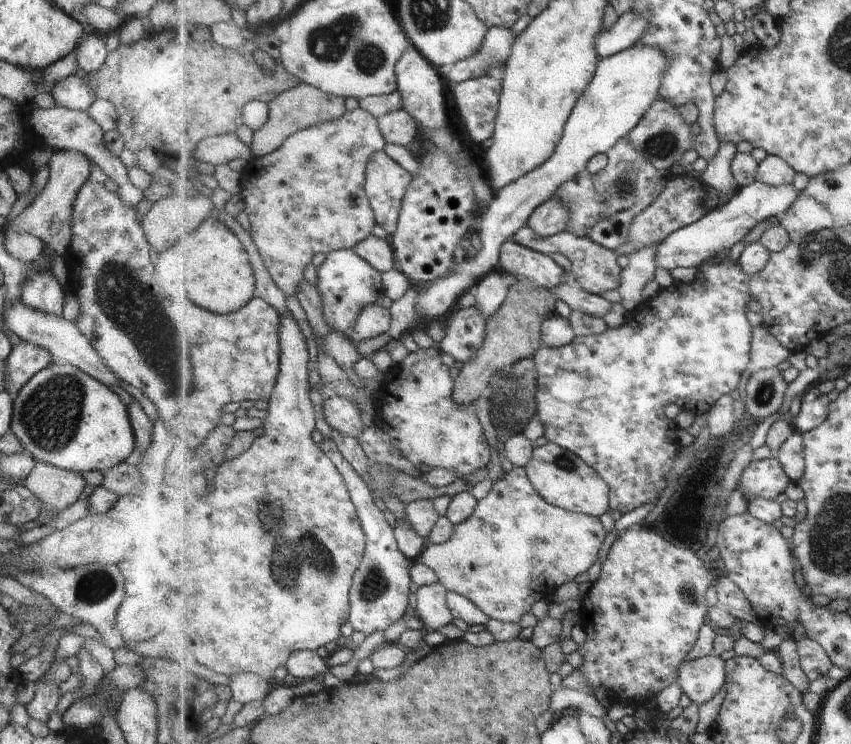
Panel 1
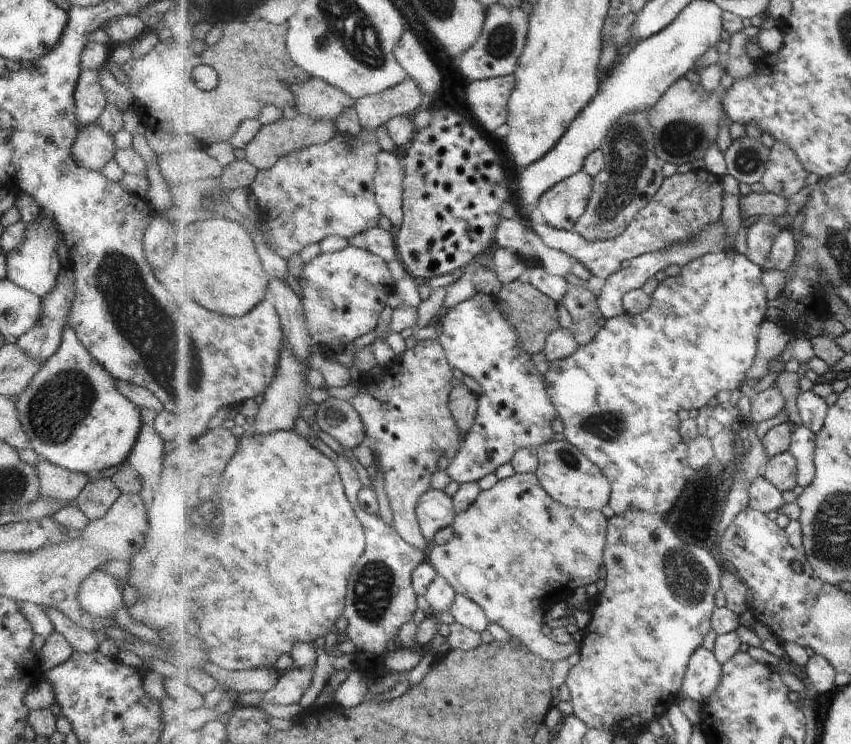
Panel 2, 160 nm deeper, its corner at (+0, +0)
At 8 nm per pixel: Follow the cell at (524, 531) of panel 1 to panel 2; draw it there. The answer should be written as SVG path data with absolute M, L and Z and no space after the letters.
M516 473L512 477L498 480L490 489L481 491L478 499L471 504L471 506L456 515L452 527L454 528L453 538L444 545L433 544L427 550L427 560L433 563L437 572L441 573L455 588L457 594L461 593L474 600L488 616L489 622L494 622L506 630L514 640L523 643L529 650L533 651L533 654L539 655L546 661L556 663L557 661L569 658L573 652L579 652L581 646L576 646L574 642L571 644L558 643L551 636L545 635L545 632L541 630L543 628L543 614L547 612L545 608L537 608L537 582L539 580L545 580L549 584L553 584L557 590L553 590L551 594L557 594L557 592L565 592L565 590L577 590L577 588L586 587L592 590L592 586L601 578L599 570L605 567L604 564L604 550L608 544L608 522L610 519L603 514L600 510L583 510L575 509L573 507L566 507L564 504L557 502L541 484L541 481L537 478L535 473Z

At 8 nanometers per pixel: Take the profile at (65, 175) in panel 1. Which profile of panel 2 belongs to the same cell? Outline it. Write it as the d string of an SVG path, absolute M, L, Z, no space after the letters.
M98 120L82 126L76 133L70 153L80 167L99 171L106 162L114 158L116 147L113 137L102 131Z

